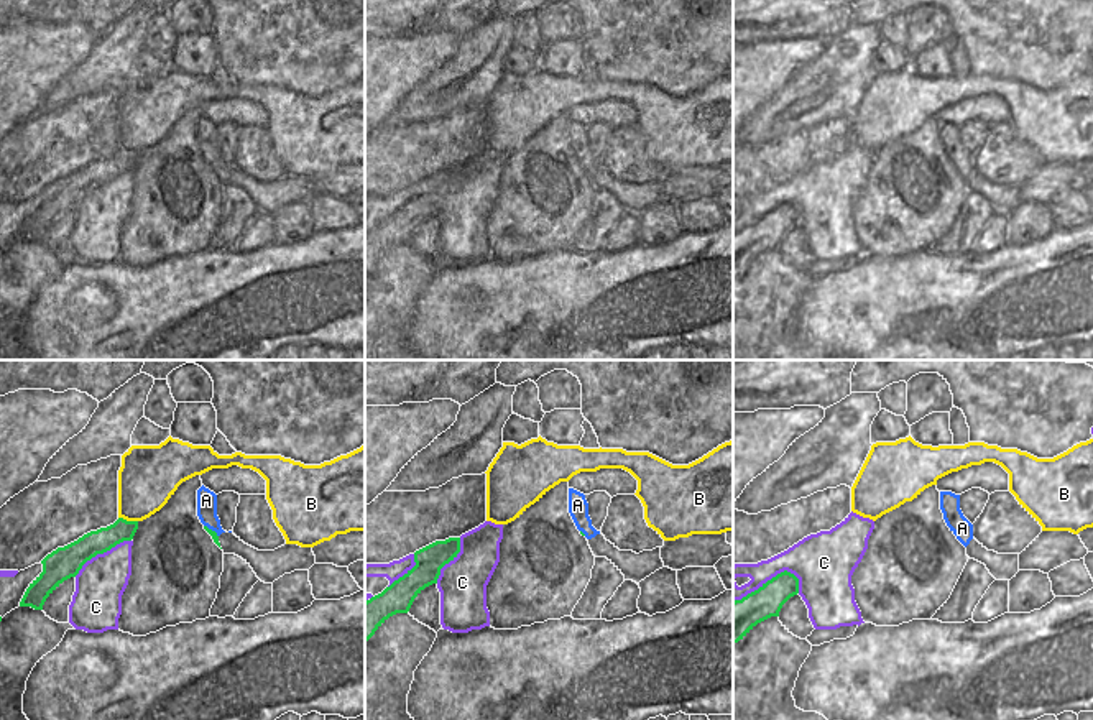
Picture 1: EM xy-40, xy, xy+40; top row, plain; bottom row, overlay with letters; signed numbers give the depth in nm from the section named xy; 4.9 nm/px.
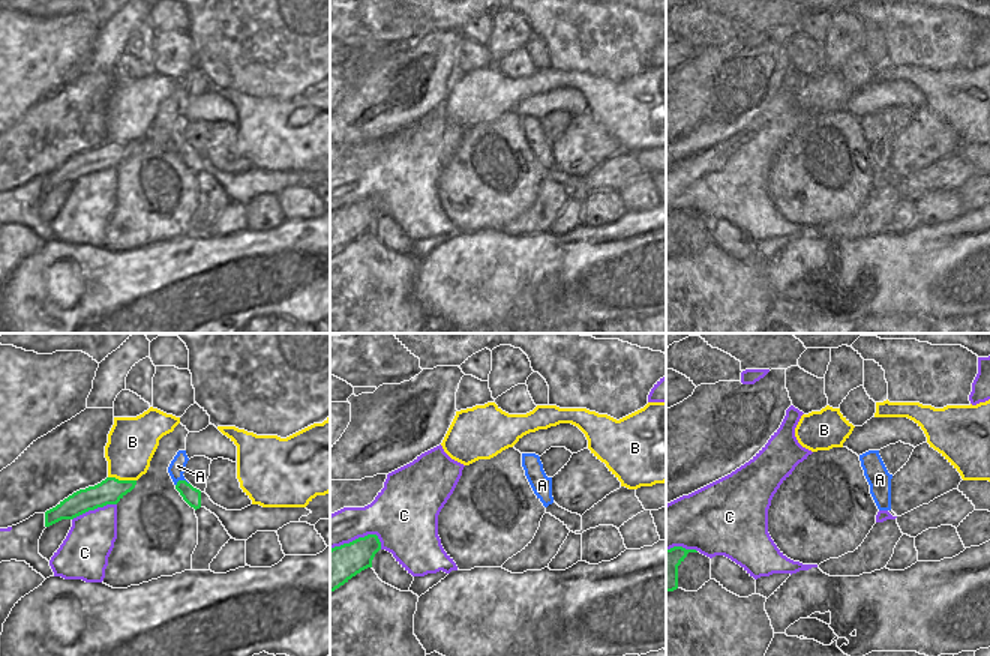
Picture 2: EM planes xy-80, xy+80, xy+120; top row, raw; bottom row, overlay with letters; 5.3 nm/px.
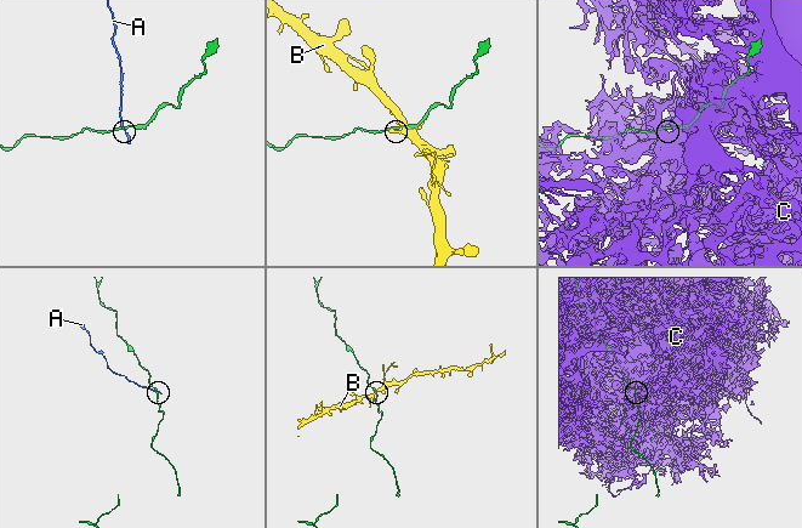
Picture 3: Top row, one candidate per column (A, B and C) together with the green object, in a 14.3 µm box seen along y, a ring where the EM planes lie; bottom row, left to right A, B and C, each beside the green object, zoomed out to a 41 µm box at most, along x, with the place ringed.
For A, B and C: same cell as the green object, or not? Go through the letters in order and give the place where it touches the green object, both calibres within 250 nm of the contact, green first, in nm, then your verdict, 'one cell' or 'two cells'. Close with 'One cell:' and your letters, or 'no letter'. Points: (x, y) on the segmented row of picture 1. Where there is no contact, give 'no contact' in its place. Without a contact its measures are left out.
A: meets green in xy-40 at (211, 530); 30 nm thick on the green side, 100 nm on the other; two cells
B: meets green in xy-40 at (129, 521); 120 nm thick on the green side, 280 nm on the other; two cells
C: meets green in xy+40 at (768, 581); 180 nm thick on the green side, 240 nm on the other; two cells
One cell: no letter

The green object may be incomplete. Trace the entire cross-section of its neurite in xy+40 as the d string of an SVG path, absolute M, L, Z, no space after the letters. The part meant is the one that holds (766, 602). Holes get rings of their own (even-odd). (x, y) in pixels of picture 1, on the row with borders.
M784 570L758 590L733 602L733 644L743 639L758 623L779 616L782 605L799 593L799 579Z

